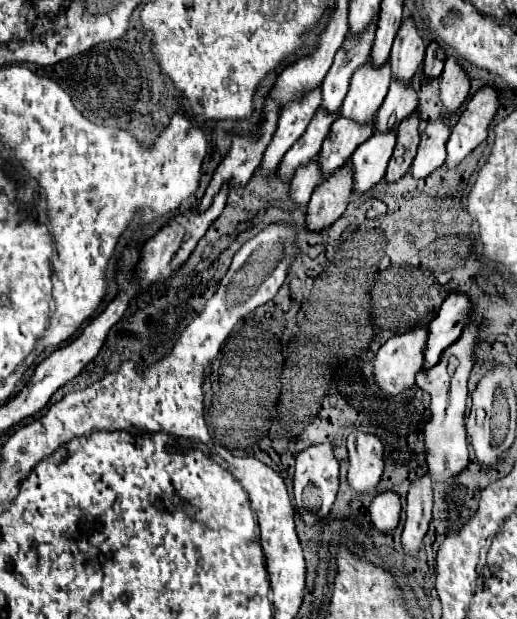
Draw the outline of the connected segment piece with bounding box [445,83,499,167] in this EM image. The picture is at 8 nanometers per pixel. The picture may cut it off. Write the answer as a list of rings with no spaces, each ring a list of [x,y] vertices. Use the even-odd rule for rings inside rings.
[[[495,83],[483,85],[467,103],[463,115],[453,127],[451,139],[447,143],[445,165],[455,167],[461,163],[481,141],[487,137],[487,129],[499,107],[499,91]]]

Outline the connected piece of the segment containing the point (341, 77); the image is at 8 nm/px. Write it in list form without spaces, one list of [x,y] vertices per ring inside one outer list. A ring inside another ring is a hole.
[[[377,19],[367,29],[367,35],[363,35],[363,39],[359,39],[359,43],[355,43],[355,47],[351,47],[351,51],[343,51],[343,47],[347,47],[347,41],[337,51],[335,61],[321,83],[321,89],[323,89],[323,103],[321,105],[329,113],[339,111],[339,107],[347,95],[351,75],[355,73],[357,67],[361,67],[369,61],[371,43],[375,39],[375,27],[377,27]]]

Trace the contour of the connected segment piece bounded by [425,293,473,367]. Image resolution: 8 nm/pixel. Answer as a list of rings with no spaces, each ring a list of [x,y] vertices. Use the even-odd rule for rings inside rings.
[[[451,293],[443,301],[437,317],[429,325],[425,367],[435,365],[435,361],[439,361],[439,355],[443,353],[443,349],[459,339],[471,313],[473,313],[473,303],[471,303],[469,295],[465,295],[465,293]]]

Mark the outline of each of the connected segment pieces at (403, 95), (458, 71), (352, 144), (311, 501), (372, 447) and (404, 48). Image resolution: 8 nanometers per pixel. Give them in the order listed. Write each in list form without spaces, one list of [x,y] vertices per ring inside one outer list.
[[[391,83],[387,99],[383,107],[377,111],[377,131],[397,129],[399,123],[409,117],[417,107],[417,93],[415,89],[403,87],[403,83]]]
[[[447,57],[445,69],[441,73],[441,101],[447,109],[445,117],[449,117],[451,111],[457,111],[461,107],[461,103],[469,95],[469,89],[471,89],[471,79],[467,71],[459,65],[455,57]]]
[[[339,117],[333,123],[319,151],[321,175],[327,177],[335,173],[339,167],[343,167],[351,159],[355,147],[367,141],[373,133],[375,133],[375,123],[371,123],[371,127],[359,127],[359,123],[349,123],[349,119]]]
[[[331,443],[311,445],[295,457],[293,497],[295,497],[295,503],[297,503],[299,517],[305,523],[309,523],[309,525],[319,523],[331,511],[331,505],[335,501],[335,495],[337,495],[337,487],[339,487],[339,463],[333,455]]]
[[[353,431],[347,437],[347,451],[349,451],[349,485],[357,493],[371,491],[383,473],[383,443],[379,437]]]
[[[407,17],[401,23],[401,29],[391,49],[389,63],[393,69],[393,77],[403,83],[409,83],[417,67],[423,63],[423,55],[425,55],[425,43],[421,39],[421,33],[415,25],[415,19]]]

